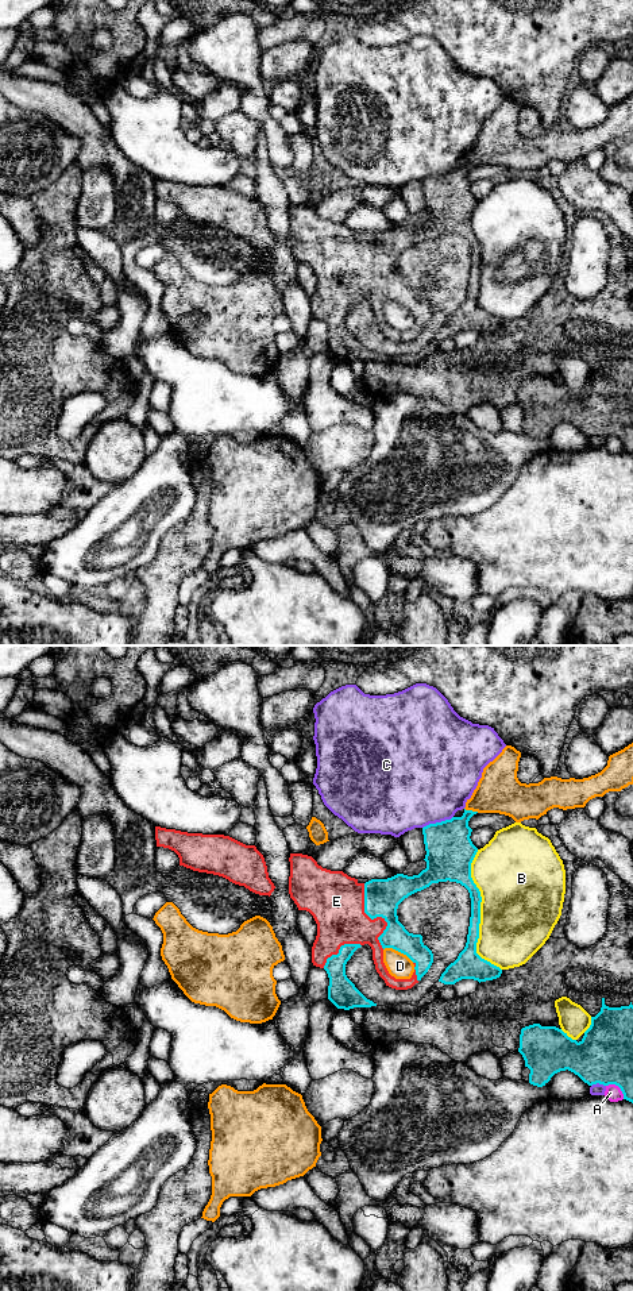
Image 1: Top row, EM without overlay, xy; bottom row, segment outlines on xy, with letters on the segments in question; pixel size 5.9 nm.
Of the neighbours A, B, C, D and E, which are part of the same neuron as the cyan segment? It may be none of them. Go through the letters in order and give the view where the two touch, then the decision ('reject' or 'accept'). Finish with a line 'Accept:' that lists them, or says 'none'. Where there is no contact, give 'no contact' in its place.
A: xy | reject
B: xy | reject
C: xy | reject
D: xy | reject
E: xy | accept
Accept: E

